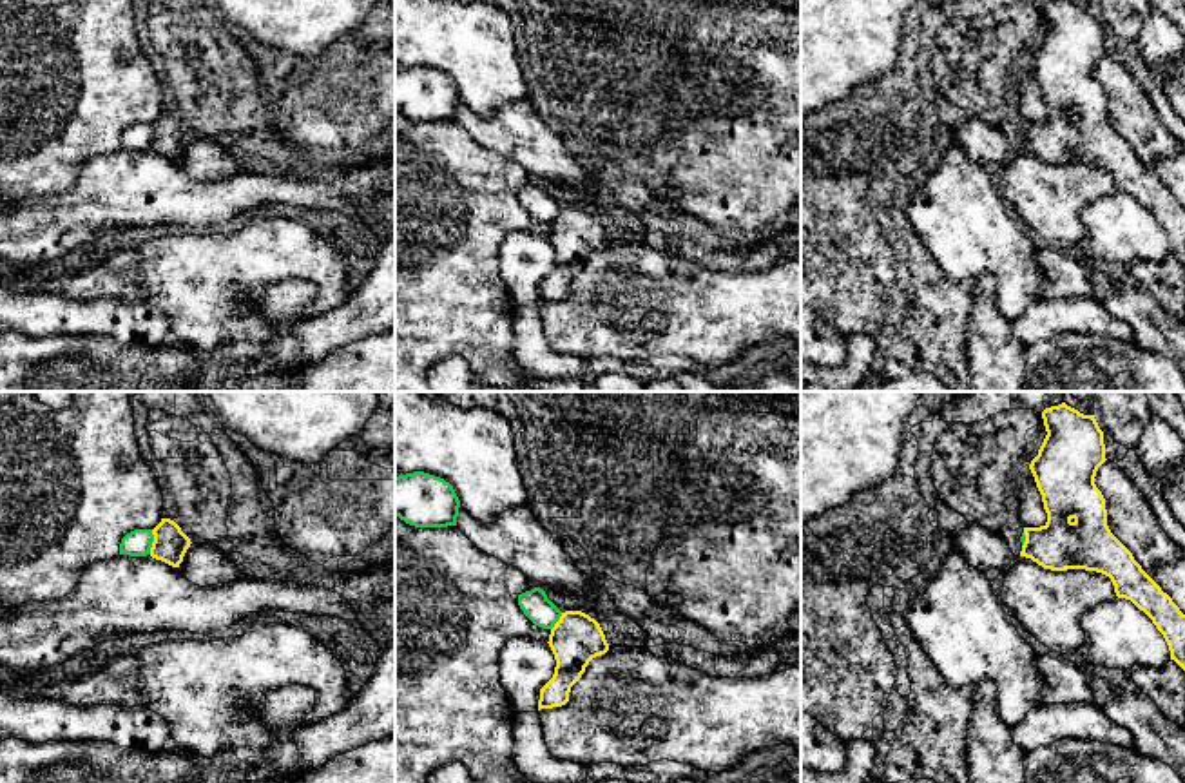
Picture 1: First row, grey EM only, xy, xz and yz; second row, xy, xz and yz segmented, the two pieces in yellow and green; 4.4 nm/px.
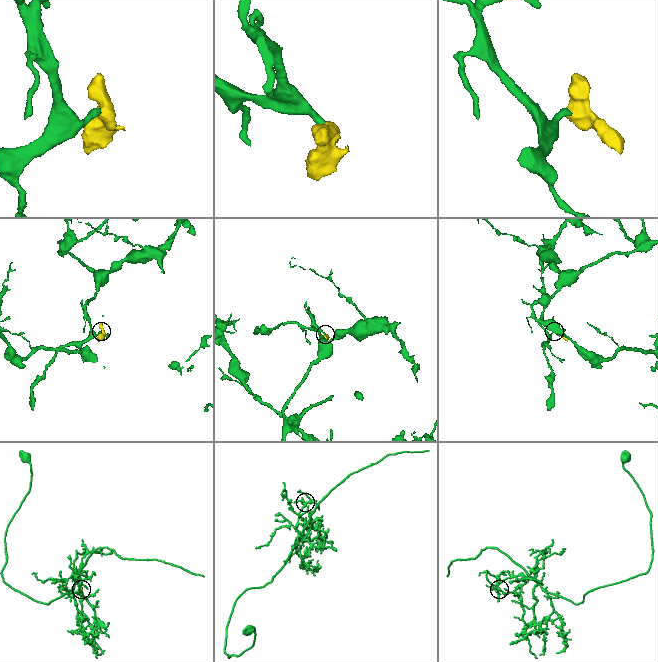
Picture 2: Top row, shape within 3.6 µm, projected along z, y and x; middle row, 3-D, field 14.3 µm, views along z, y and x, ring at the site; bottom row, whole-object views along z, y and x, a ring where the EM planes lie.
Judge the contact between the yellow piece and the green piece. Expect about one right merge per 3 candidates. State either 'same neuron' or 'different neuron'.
different neuron

